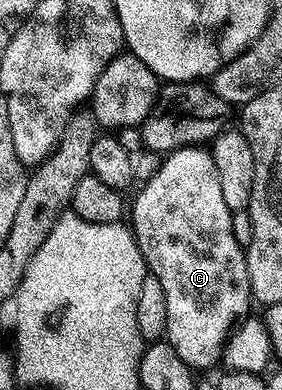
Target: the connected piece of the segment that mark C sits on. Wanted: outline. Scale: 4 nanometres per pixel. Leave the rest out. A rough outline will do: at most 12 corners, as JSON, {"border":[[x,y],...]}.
{"border":[[204,146],[170,151],[131,230],[167,342],[222,362],[250,314],[245,247]]}

